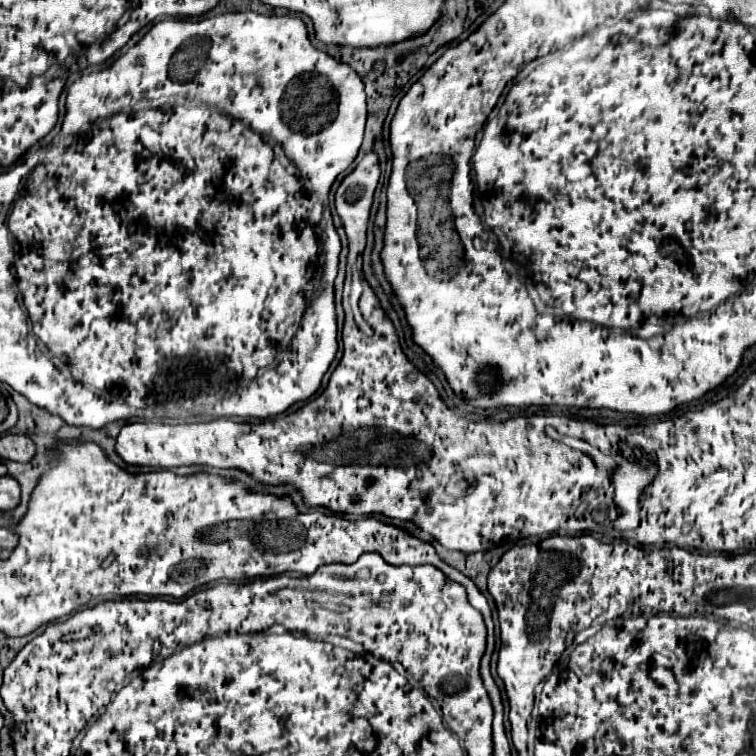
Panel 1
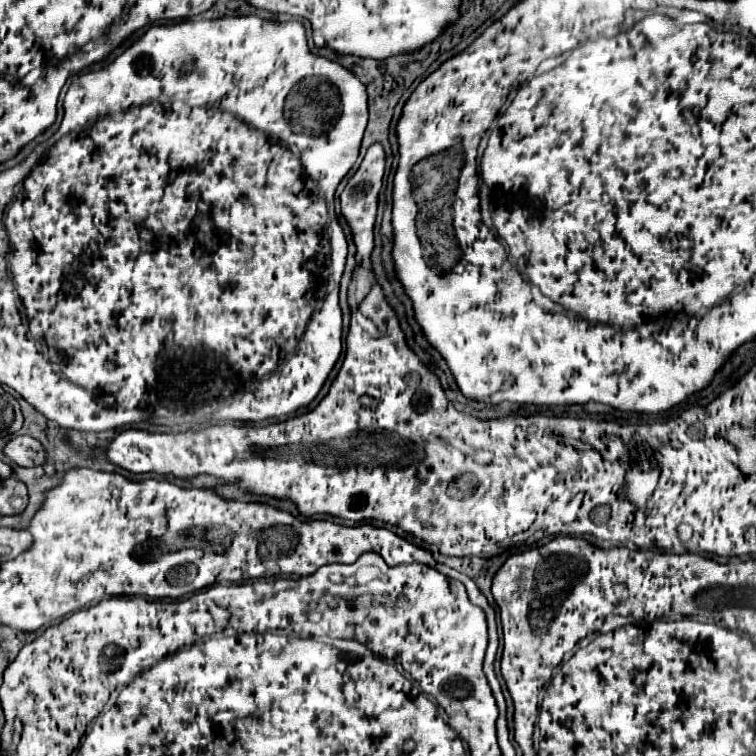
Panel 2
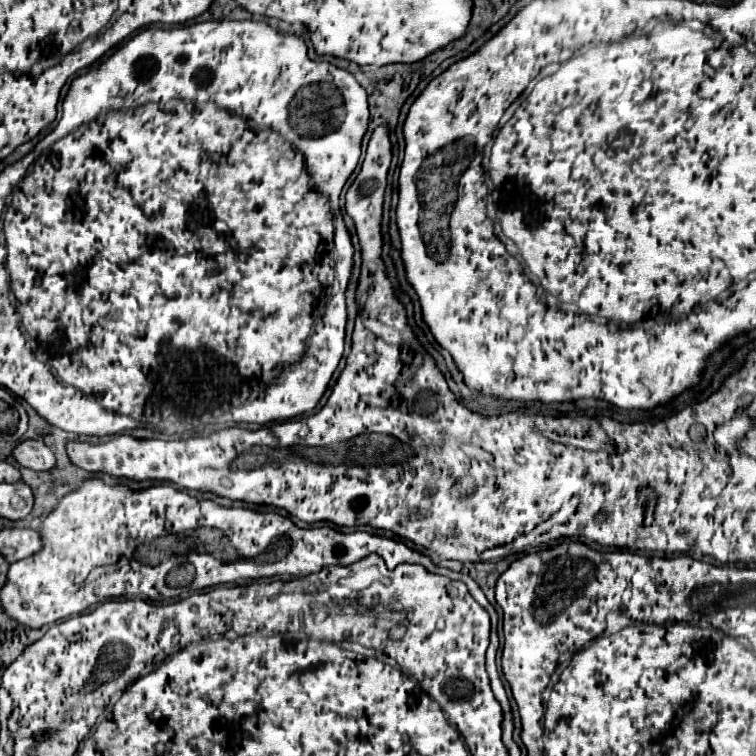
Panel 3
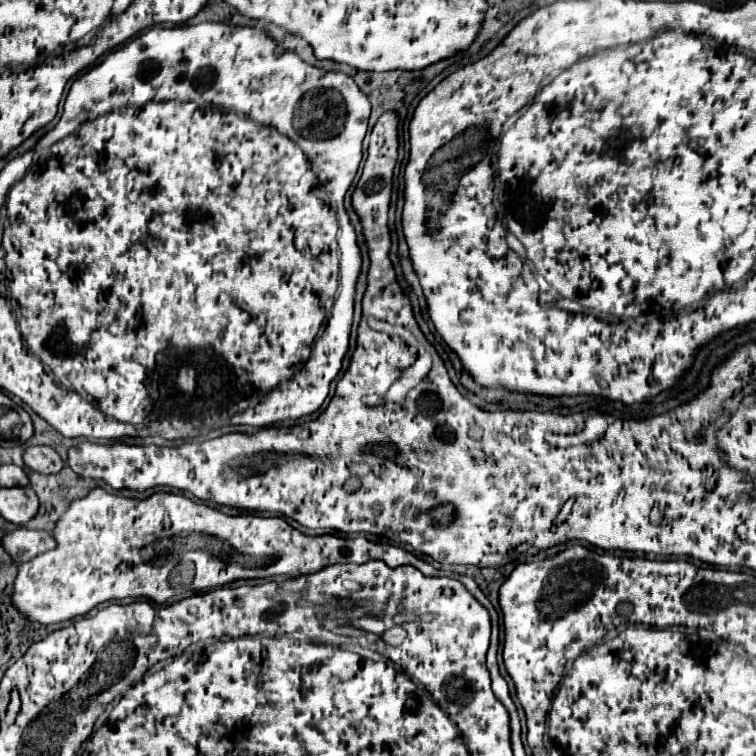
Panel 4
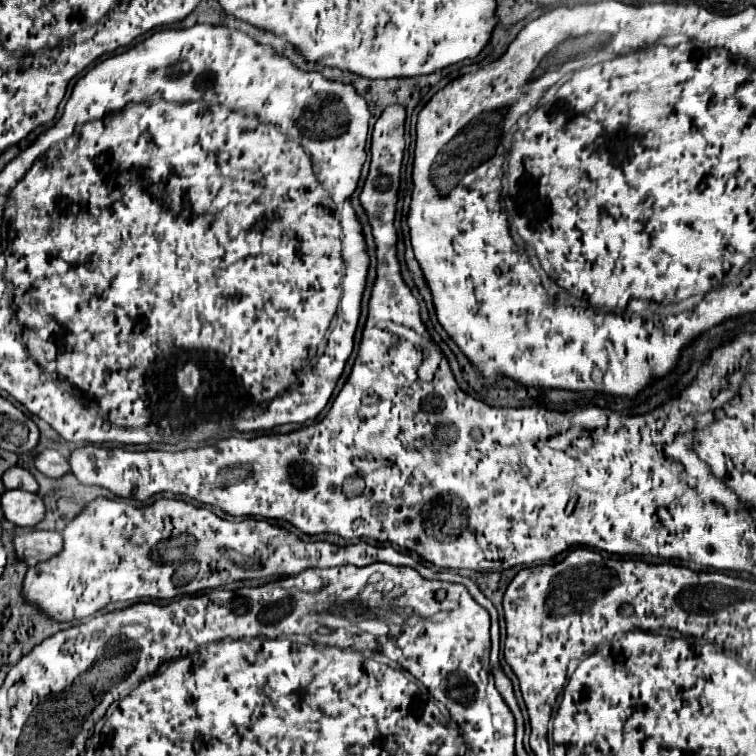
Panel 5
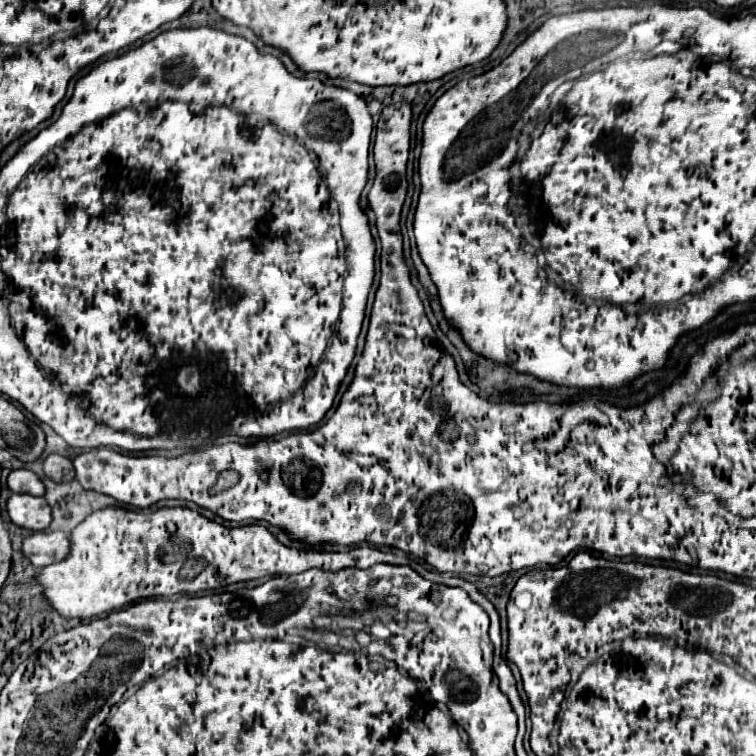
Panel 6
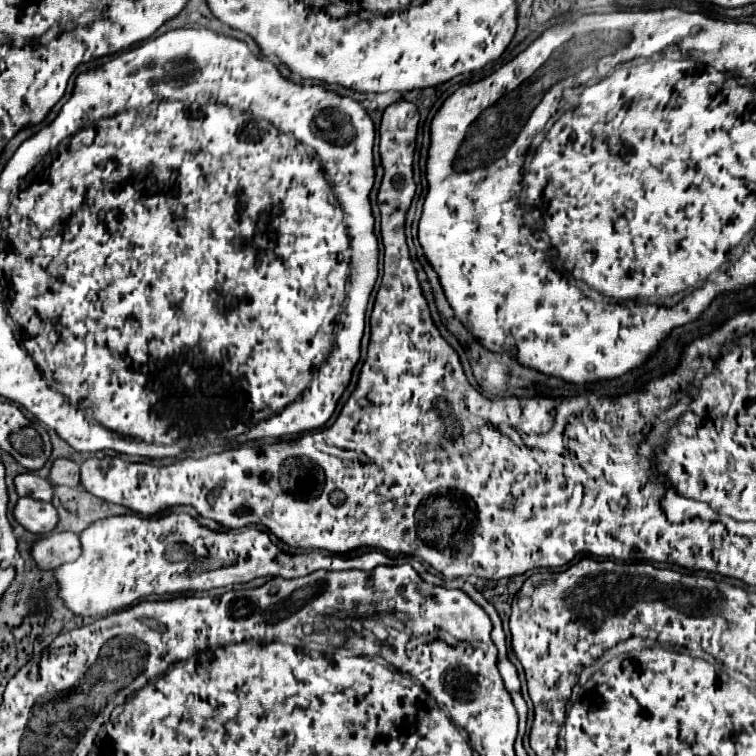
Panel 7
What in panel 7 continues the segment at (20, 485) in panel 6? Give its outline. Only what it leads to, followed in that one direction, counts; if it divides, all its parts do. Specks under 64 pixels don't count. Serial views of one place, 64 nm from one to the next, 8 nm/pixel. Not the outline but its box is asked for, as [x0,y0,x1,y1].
[14,472,52,502]

